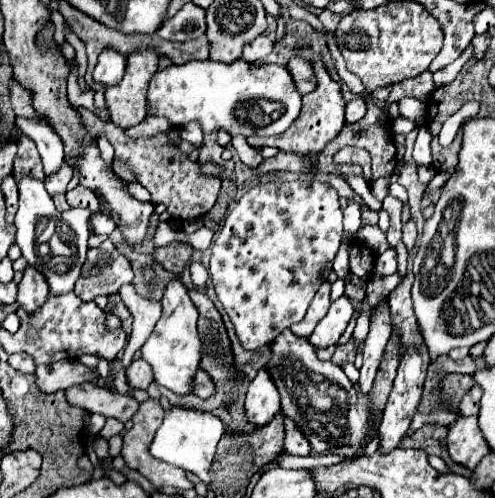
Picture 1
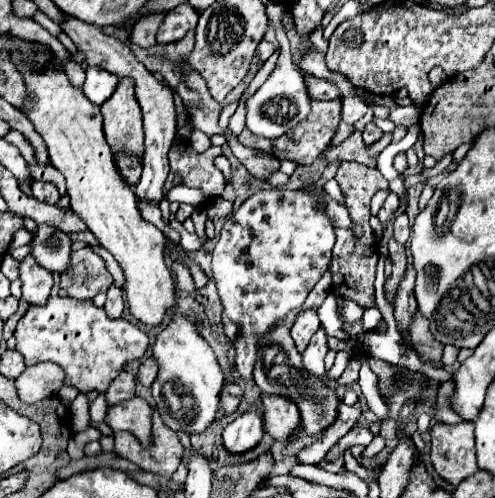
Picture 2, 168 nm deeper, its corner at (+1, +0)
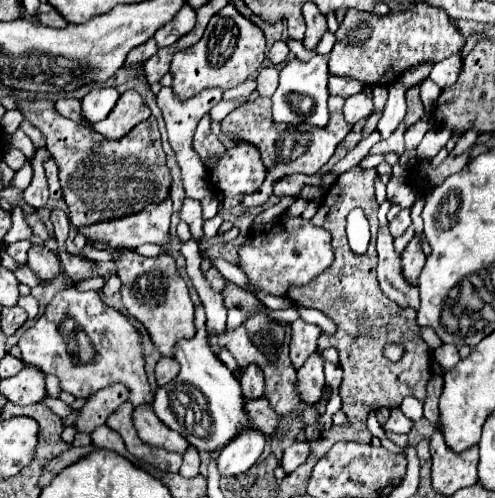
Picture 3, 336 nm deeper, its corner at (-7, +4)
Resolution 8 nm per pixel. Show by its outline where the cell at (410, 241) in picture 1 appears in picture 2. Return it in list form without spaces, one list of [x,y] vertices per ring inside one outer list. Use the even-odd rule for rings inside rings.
[[[400,214],[396,220],[394,220],[394,238],[400,242],[400,244],[406,244],[410,236],[410,226],[408,226],[408,214]]]

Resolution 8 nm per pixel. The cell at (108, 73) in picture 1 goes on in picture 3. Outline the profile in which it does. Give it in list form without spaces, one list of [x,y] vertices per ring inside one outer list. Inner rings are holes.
[[[116,88],[92,90],[90,94],[86,94],[82,98],[82,120],[88,124],[96,124],[96,122],[104,120],[112,112],[118,96],[120,94],[116,92]]]

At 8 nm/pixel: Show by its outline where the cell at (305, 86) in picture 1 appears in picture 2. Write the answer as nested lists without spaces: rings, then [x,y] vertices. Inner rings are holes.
[[[304,74],[304,82],[306,82],[306,88],[308,88],[308,94],[316,100],[334,100],[334,98],[340,96],[340,90],[328,80],[316,78],[312,74]]]

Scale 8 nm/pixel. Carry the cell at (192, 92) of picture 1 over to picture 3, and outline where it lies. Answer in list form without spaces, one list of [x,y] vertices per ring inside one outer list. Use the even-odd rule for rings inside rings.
[[[292,60],[286,62],[280,70],[280,86],[272,96],[274,102],[274,120],[288,124],[310,122],[312,126],[324,128],[330,120],[328,114],[328,60]]]

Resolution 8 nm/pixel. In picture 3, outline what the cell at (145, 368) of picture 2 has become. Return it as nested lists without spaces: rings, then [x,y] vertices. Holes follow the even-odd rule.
[[[160,358],[158,364],[156,364],[156,382],[158,386],[164,386],[168,384],[170,380],[174,380],[180,372],[180,366],[174,358]]]

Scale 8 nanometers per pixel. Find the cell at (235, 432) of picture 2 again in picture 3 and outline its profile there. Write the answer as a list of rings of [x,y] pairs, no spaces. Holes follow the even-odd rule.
[[[252,428],[248,432],[242,432],[240,436],[236,436],[236,440],[232,444],[228,444],[220,452],[220,456],[216,460],[218,472],[222,476],[244,474],[260,458],[264,444],[266,444],[266,436],[260,430]]]

